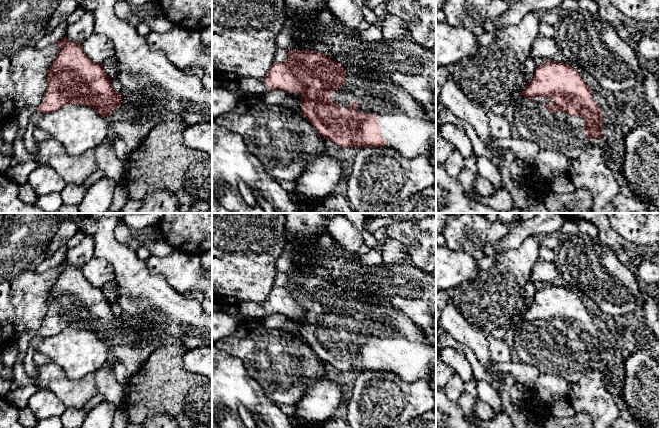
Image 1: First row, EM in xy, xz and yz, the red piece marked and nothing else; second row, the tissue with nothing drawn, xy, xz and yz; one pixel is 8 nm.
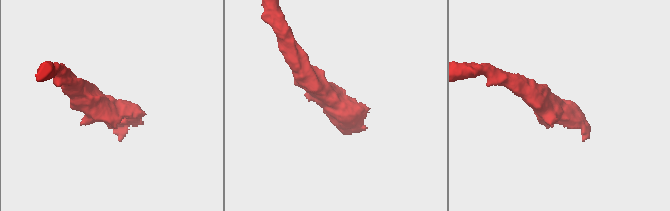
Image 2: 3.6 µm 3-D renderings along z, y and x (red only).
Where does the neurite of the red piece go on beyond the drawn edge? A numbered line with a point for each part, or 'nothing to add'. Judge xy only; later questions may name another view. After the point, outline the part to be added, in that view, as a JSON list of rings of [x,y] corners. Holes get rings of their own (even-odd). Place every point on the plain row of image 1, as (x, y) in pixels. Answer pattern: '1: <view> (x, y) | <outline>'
1: xy (132, 345) | [[[122,317],[120,329],[104,343],[109,348],[110,357],[121,362],[132,375],[143,367],[156,349],[178,342],[163,335],[146,320]]]

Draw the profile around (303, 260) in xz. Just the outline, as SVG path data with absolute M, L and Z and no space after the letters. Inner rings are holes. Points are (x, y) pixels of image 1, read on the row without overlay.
M300 253L294 257L294 261L299 265L299 275L310 275L309 267L311 266L311 259L306 253Z

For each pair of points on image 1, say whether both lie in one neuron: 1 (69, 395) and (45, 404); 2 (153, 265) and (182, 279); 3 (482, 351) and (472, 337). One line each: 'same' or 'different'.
1: different
2: same
3: same

